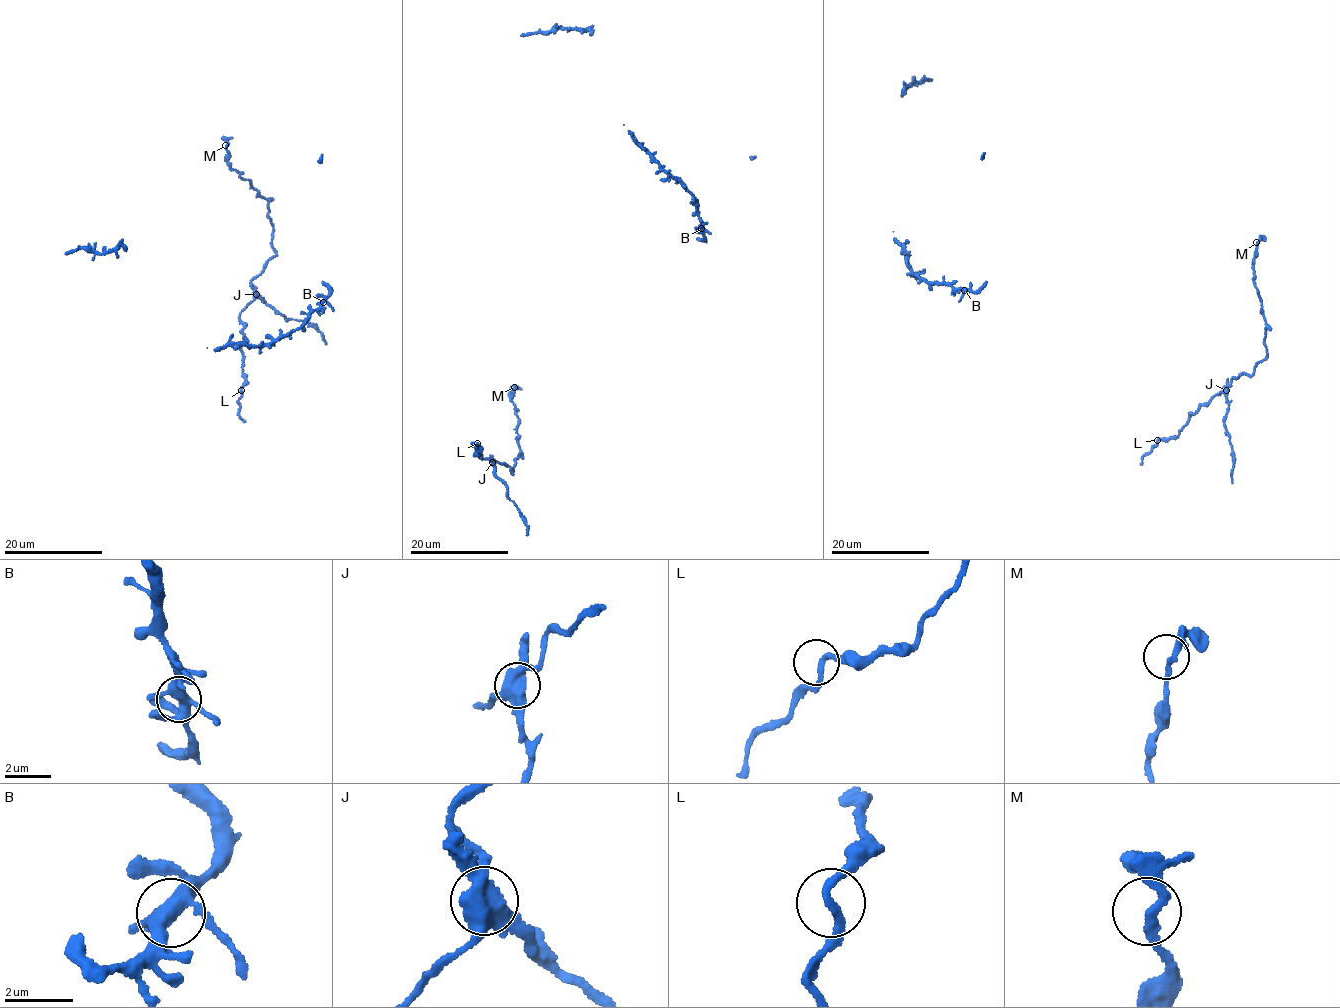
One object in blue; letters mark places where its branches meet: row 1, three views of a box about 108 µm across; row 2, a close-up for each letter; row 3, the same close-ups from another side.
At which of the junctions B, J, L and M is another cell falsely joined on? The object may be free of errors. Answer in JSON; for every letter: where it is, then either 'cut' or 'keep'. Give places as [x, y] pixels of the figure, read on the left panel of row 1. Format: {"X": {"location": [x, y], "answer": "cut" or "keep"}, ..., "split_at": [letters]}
{"B": {"location": [323, 302], "answer": "keep"}, "J": {"location": [256, 294], "answer": "cut"}, "L": {"location": [241, 390], "answer": "keep"}, "M": {"location": [225, 145], "answer": "keep"}, "split_at": ["J"]}

